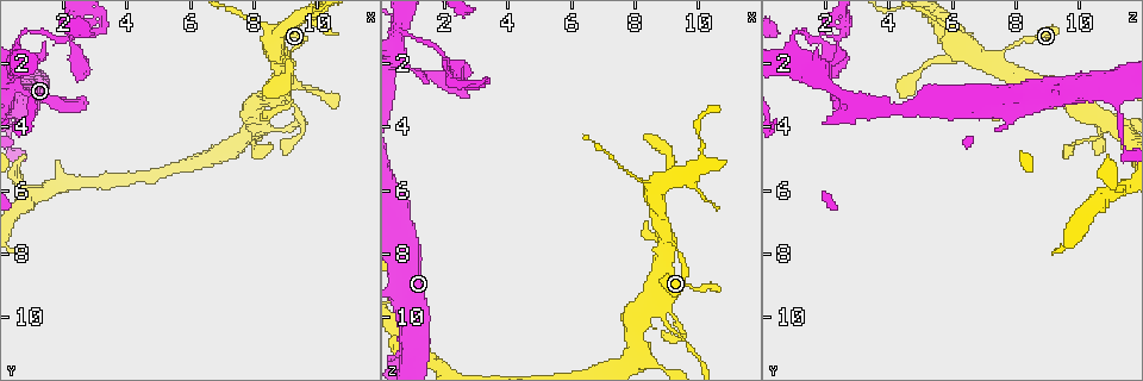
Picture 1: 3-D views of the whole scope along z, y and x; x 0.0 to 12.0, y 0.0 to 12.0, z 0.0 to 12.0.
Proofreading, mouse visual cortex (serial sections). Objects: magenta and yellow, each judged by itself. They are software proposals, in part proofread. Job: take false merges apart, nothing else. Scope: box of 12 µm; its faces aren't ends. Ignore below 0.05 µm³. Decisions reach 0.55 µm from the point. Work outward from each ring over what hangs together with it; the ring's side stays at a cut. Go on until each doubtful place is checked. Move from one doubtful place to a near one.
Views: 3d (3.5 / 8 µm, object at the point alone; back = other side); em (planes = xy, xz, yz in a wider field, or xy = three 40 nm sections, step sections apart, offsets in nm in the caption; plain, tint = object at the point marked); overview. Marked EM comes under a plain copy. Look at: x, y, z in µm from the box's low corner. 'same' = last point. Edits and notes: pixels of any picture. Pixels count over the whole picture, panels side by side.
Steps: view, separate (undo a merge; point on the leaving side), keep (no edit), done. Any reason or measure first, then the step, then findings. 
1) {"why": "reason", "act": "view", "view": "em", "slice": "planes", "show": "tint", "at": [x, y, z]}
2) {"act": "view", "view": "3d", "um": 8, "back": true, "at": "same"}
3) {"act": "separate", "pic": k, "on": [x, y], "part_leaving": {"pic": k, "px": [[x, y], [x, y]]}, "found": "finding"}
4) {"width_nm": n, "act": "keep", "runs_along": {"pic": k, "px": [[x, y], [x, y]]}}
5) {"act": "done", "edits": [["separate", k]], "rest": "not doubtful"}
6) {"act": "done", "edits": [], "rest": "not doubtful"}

{"why": "calibre changes", "act": "view", "view": "3d", "um": 3.5, "at": [8.2, 1.0, 5.7]}

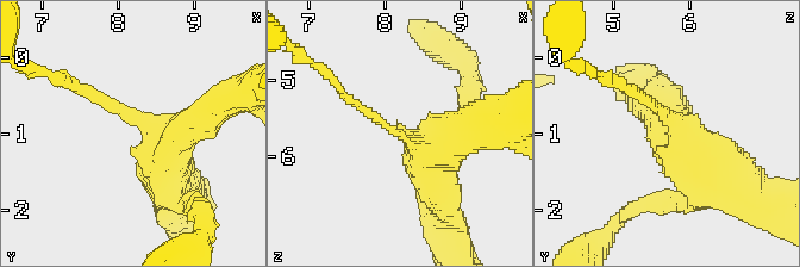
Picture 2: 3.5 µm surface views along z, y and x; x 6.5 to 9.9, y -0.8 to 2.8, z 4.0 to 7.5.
{"arms": 3, "arm_widths_nm": [150, 450, 600], "why": "shape alone is not enough", "act": "view", "view": "em", "slice": "planes", "show": "tint", "at": [8.30, 0.85, 5.75]}

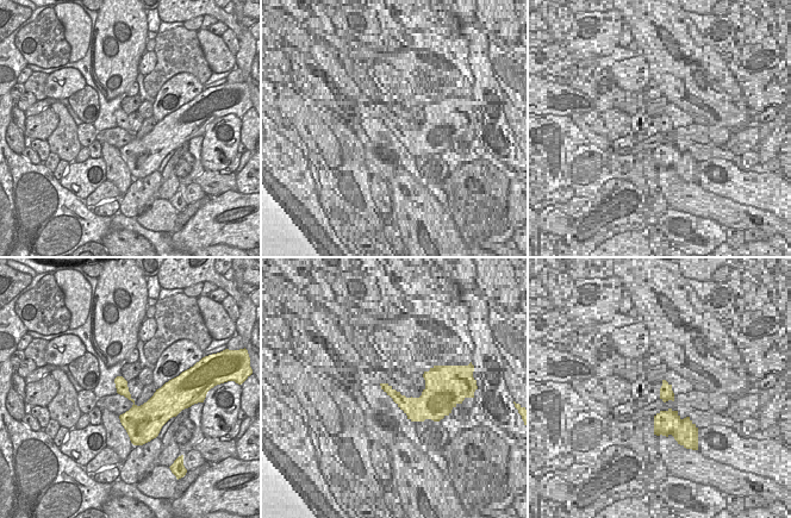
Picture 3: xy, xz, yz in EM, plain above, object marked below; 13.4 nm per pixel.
{"act": "keep", "runs_along": {"pic": 2, "px": [[435, 188], [431, 157], [347, 97]]}, "found": "one cell here"}

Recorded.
{"why": "abrupt turn", "act": "view", "view": "3d", "um": 3.5, "at": [0.8, 1.0, 1.0]}

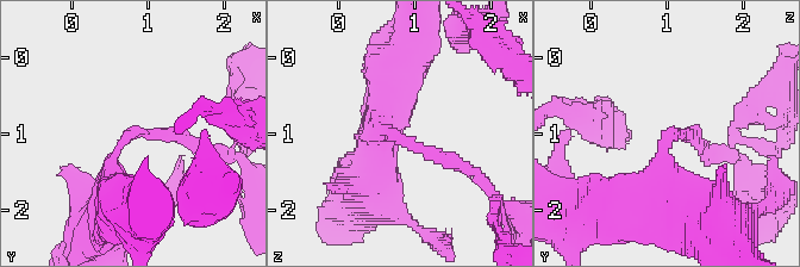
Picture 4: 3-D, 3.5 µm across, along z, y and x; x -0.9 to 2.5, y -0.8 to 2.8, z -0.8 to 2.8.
{"act": "view", "view": "em", "slice": "xy", "step": 5, "show": "tint", "at": [0.80, 0.95, 1.05]}

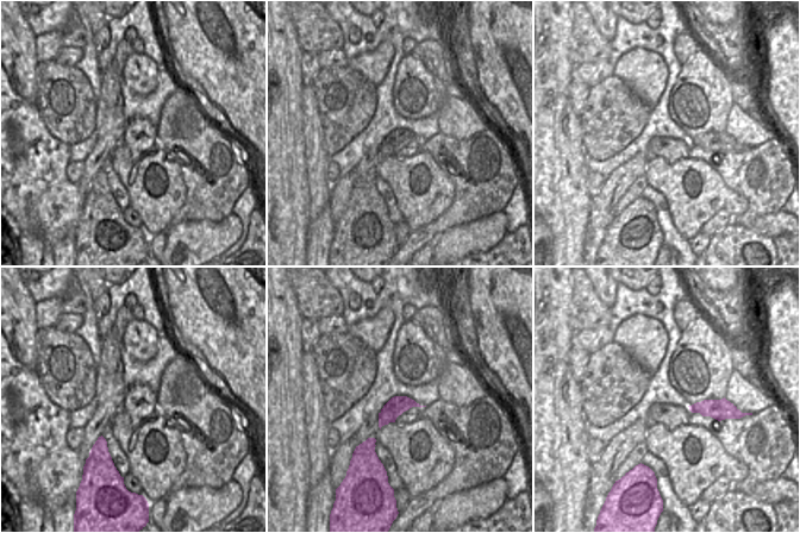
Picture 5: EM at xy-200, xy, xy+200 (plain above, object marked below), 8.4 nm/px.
{"act": "keep", "runs_along": {"pic": 4, "px": [[111, 202], [111, 161], [132, 131], [201, 147]]}, "found": "all the same cell"}

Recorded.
{"why": "a fork", "act": "view", "view": "3d", "um": 8, "at": [2.1, 1.2, 1.8]}

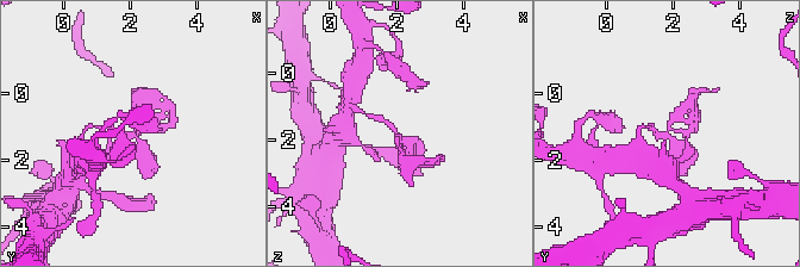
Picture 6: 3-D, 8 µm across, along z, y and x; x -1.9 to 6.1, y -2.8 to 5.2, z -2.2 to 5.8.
{"act": "view", "view": "3d", "um": 3.5, "back": true, "at": [2.0, 1.3, 1.8]}

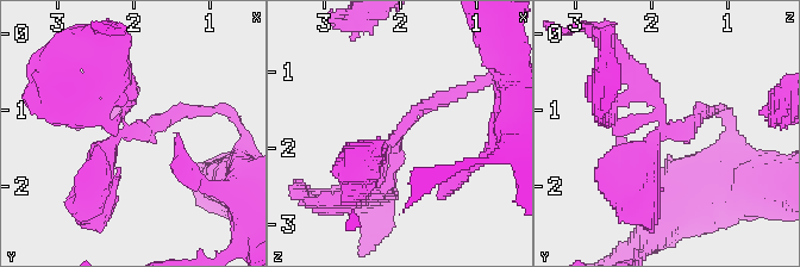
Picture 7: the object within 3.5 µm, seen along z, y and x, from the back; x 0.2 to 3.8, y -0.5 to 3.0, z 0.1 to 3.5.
{"act": "separate", "pic": 7, "on": [389, 179], "part_leaving": {"pic": 7, "px": [[662, 119], [604, 36]]}, "found": "a second cell is stuck on"}

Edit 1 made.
{"act": "done", "edits": [["separate", 7]], "rest": "not doubtful"}

